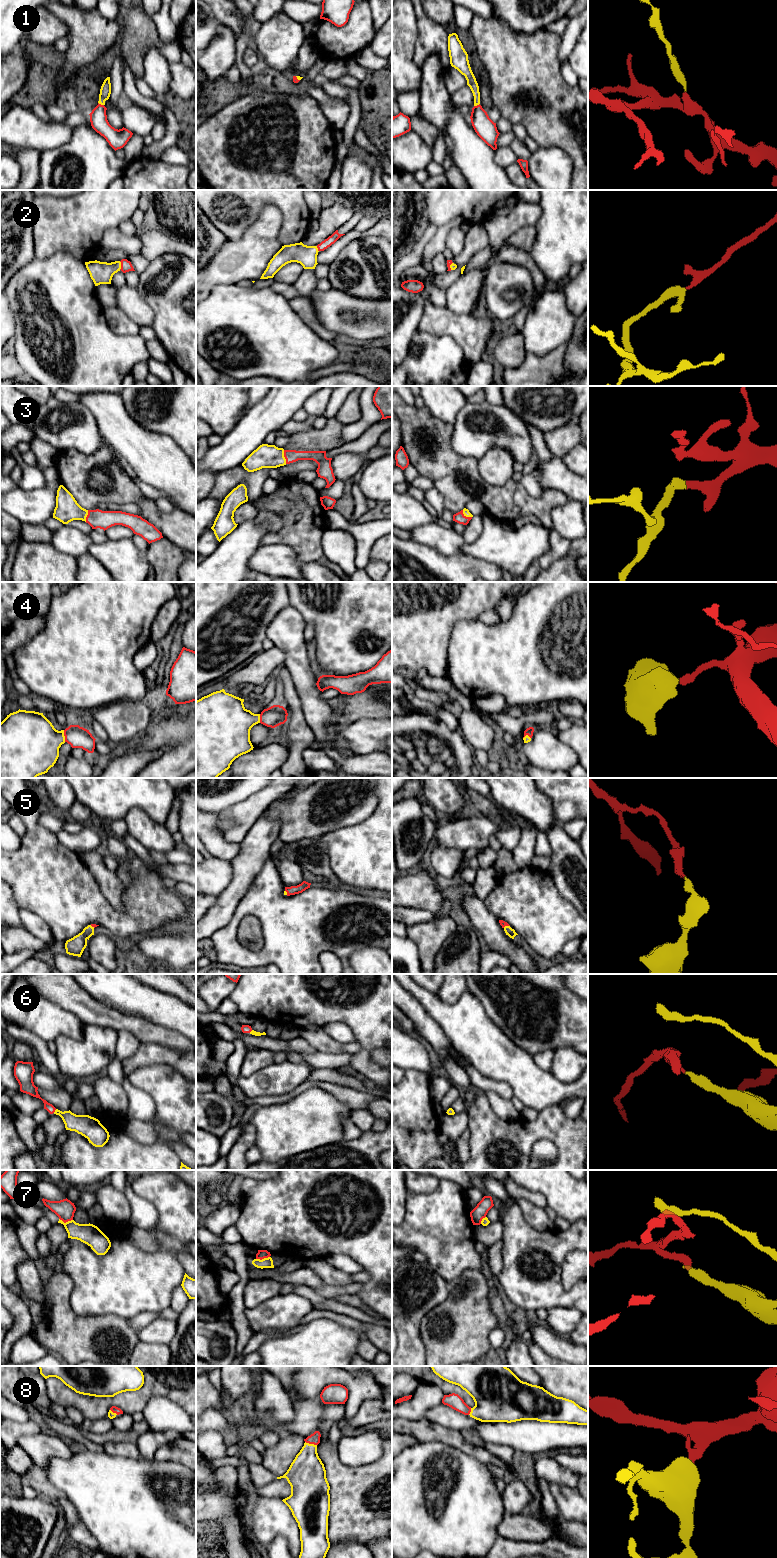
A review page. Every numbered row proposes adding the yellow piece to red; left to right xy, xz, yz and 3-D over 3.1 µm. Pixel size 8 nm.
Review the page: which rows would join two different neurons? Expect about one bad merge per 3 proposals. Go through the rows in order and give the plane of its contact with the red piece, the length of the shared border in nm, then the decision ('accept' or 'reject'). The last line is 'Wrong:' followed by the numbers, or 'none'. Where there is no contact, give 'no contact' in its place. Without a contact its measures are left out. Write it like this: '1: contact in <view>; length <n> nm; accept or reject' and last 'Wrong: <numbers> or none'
1: contact in xy; length 50 nm; accept
2: contact in xy; length 70 nm; accept
3: contact in xz; length 110 nm; accept
4: contact in xy; length 100 nm; accept
5: contact in yz; length 60 nm; accept
6: contact in xy; length 40 nm; accept
7: contact in xy; length 110 nm; reject
8: contact in xz; length 100 nm; accept
Wrong: 7

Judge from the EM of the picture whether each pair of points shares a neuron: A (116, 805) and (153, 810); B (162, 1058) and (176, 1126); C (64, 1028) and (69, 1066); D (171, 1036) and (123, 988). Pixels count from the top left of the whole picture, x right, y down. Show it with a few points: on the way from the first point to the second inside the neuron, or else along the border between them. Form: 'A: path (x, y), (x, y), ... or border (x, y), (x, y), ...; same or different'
A: path (125, 802), (144, 802); same
B: border (140, 1067), (165, 1064), (183, 1077); different
C: border (85, 1025), (80, 1039), (59, 1036), (54, 1041); different
D: border (139, 1017), (174, 1029), (183, 1035); different

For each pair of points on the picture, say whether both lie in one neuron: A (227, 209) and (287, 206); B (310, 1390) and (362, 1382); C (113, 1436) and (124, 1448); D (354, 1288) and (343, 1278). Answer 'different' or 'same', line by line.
A: same
B: same
C: different
D: different

